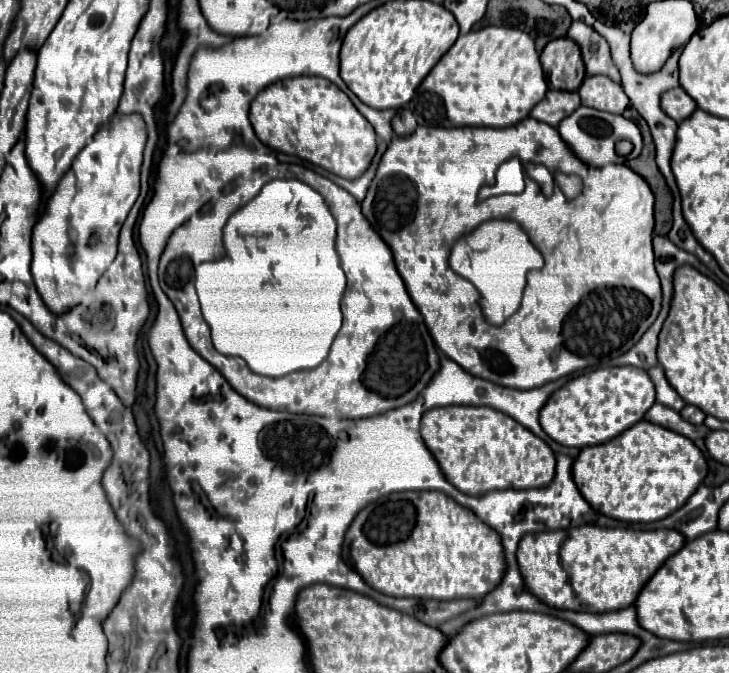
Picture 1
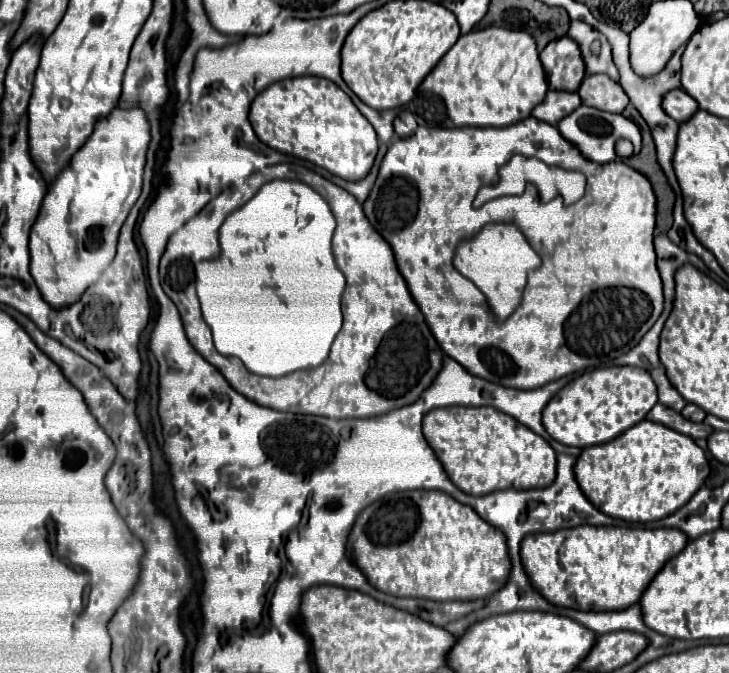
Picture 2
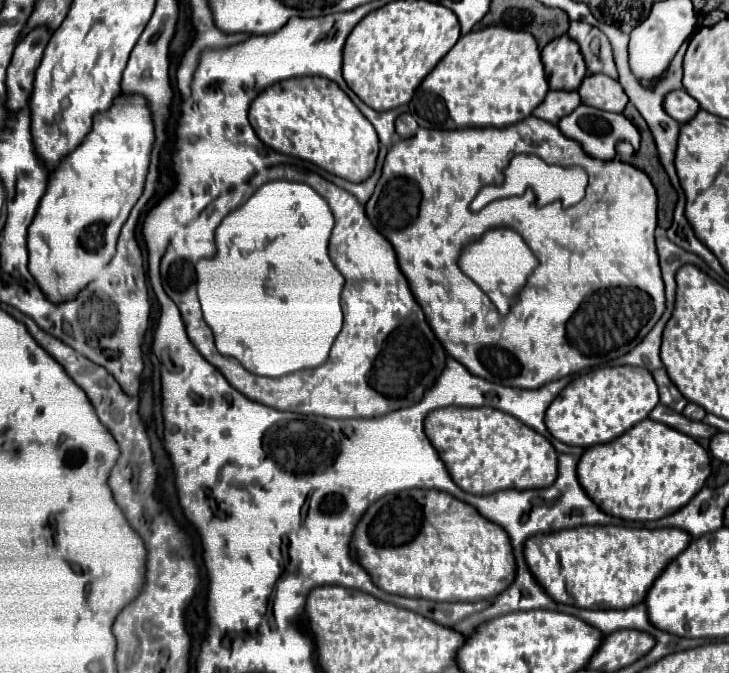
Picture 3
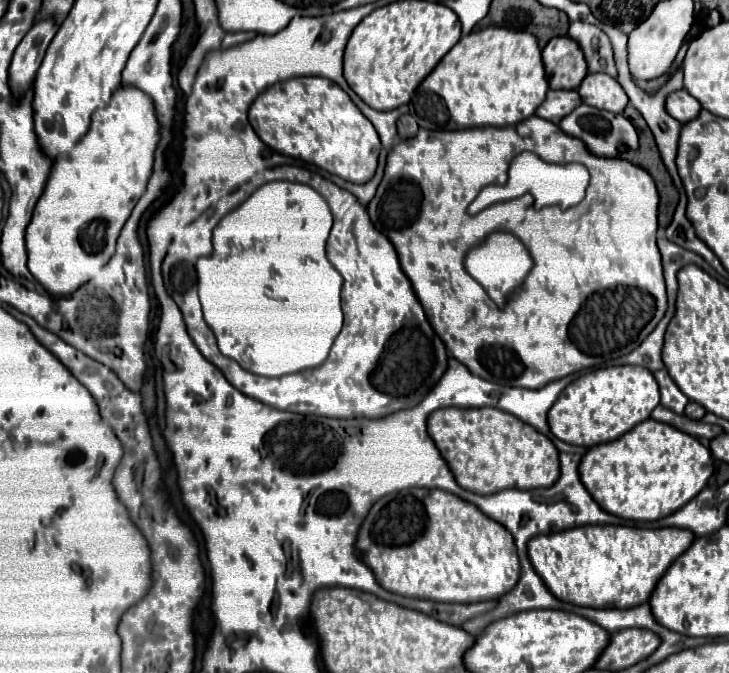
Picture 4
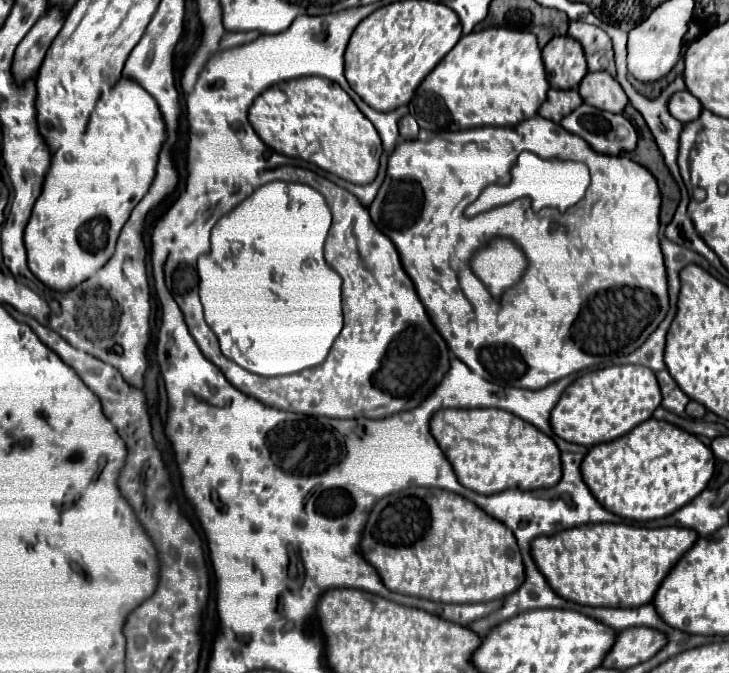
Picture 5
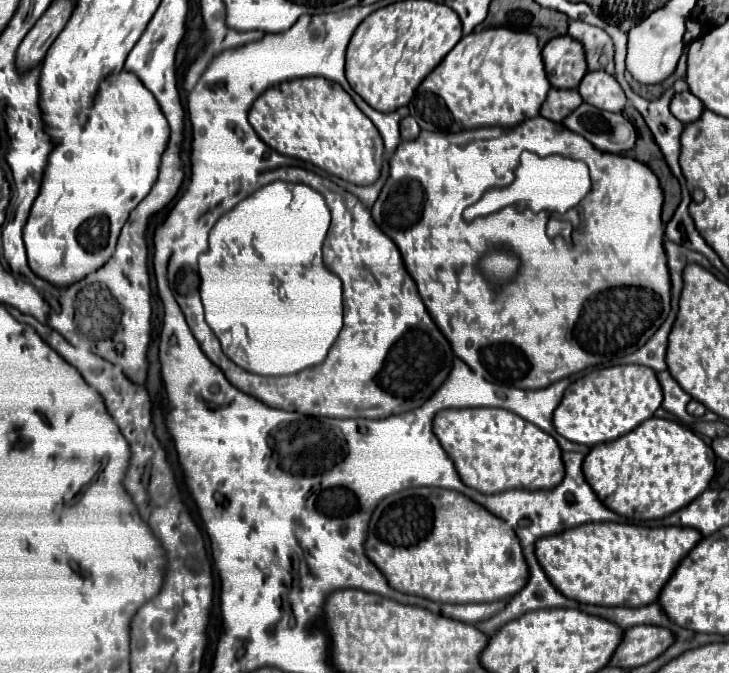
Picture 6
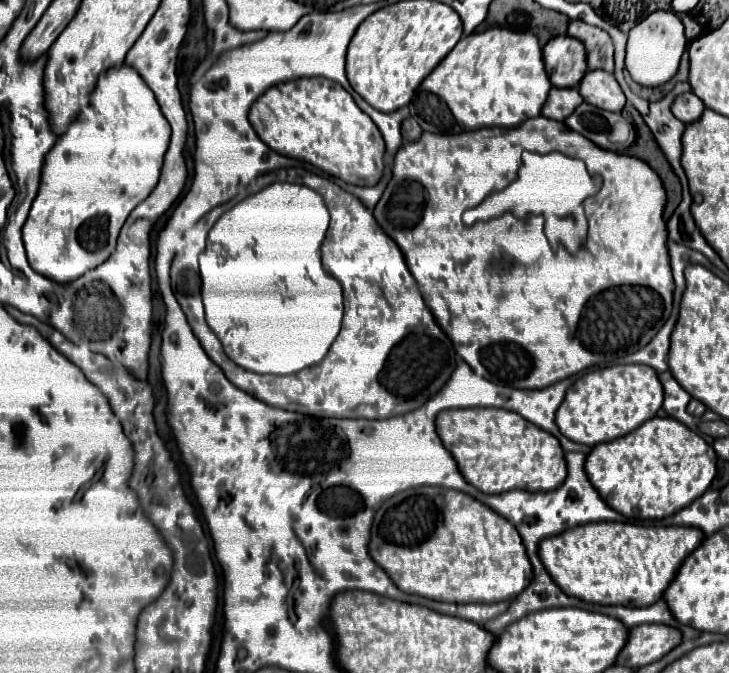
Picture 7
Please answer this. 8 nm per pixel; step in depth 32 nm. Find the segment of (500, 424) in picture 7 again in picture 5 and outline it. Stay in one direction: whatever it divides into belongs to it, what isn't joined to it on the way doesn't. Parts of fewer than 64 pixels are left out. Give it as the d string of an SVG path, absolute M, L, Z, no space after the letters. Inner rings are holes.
M448 408L430 418L430 434L454 468L458 482L478 494L508 488L538 490L558 484L562 476L560 450L554 440L532 424L498 408Z

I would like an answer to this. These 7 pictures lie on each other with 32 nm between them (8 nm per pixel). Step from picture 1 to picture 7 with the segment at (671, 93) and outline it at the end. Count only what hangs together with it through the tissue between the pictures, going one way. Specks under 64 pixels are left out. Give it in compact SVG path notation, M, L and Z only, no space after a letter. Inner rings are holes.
M686 92L686 94L676 96L676 100L672 104L672 112L680 122L690 124L702 116L704 102L700 98L696 98L692 92Z

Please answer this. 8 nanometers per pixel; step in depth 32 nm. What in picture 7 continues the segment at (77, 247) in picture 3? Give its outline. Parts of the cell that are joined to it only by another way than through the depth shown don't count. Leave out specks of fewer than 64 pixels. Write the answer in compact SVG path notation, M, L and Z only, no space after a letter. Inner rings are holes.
M126 64L120 72L108 72L108 76L100 80L100 88L92 94L92 108L84 108L84 124L76 124L74 130L80 138L60 136L48 152L38 196L32 202L30 216L22 228L32 270L54 282L72 282L110 258L128 214L156 186L162 156L170 142L170 124L160 112L154 94L138 72Z

